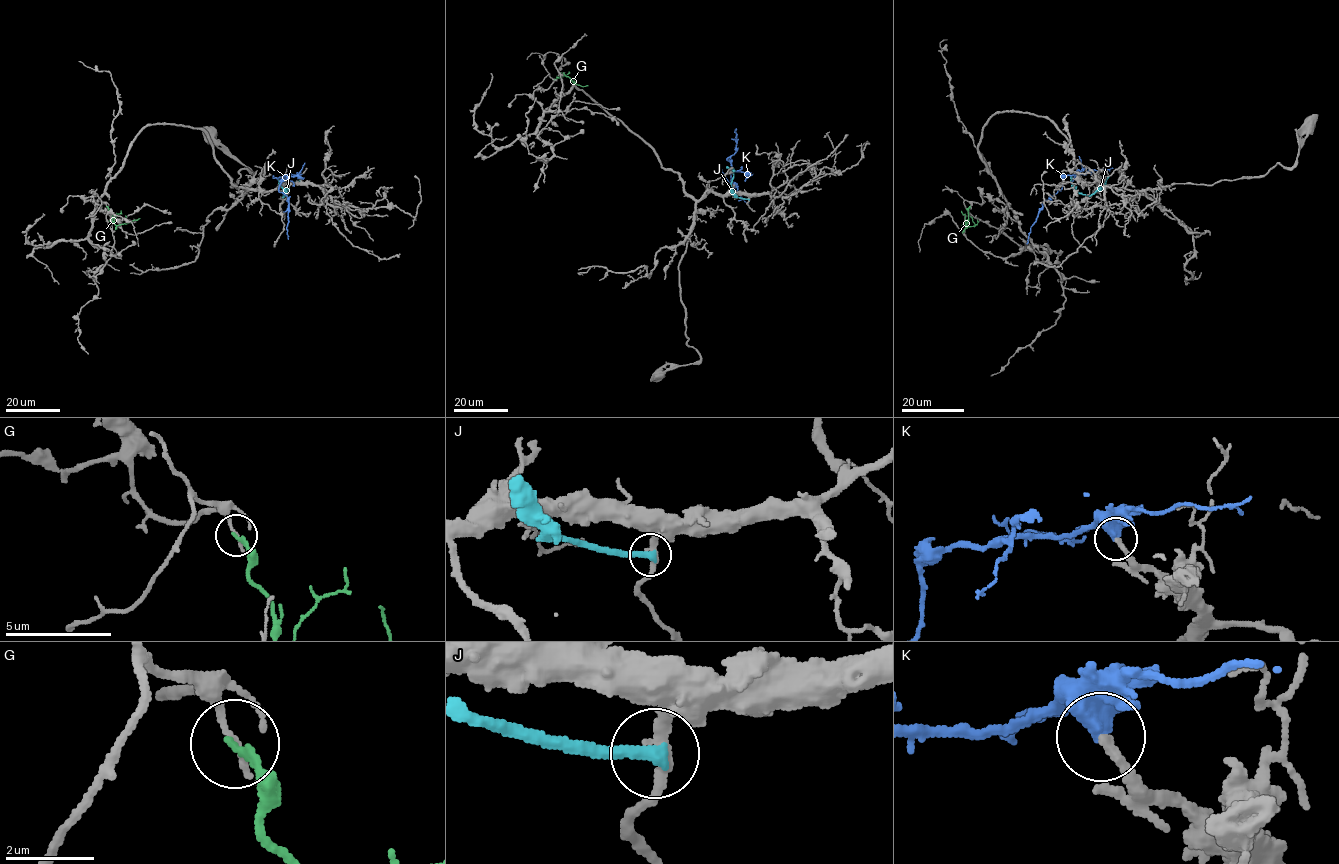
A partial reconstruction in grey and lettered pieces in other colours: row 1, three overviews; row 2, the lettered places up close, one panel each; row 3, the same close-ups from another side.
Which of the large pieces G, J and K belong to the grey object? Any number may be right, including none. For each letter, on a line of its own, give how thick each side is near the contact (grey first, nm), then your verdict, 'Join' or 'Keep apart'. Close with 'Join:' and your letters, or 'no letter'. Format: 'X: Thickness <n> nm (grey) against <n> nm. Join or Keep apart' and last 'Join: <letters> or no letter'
G: Thickness 160 nm (grey) against 200 nm. Keep apart
J: Thickness 240 nm (grey) against 340 nm. Keep apart
K: Thickness 260 nm (grey) against 650 nm. Join
Join: K

